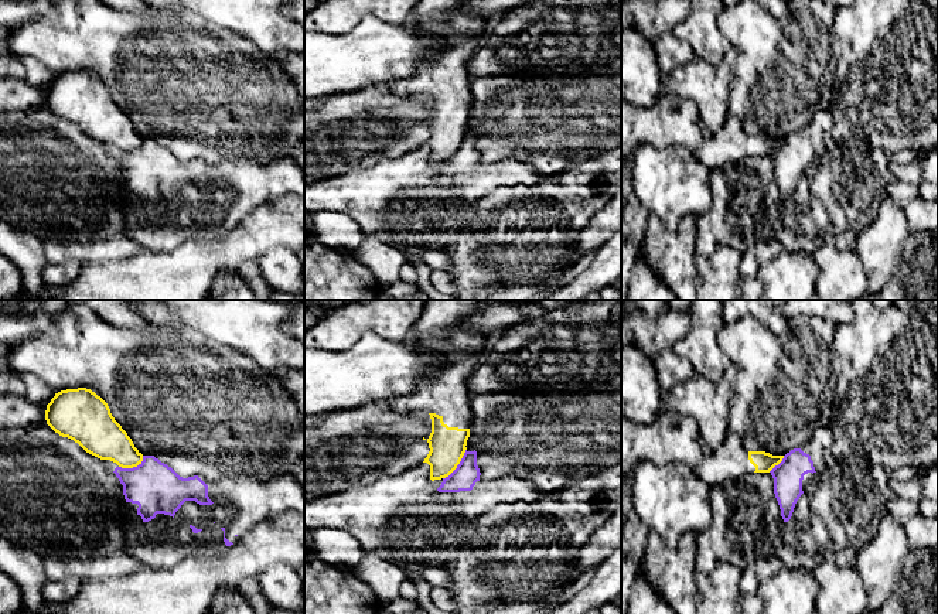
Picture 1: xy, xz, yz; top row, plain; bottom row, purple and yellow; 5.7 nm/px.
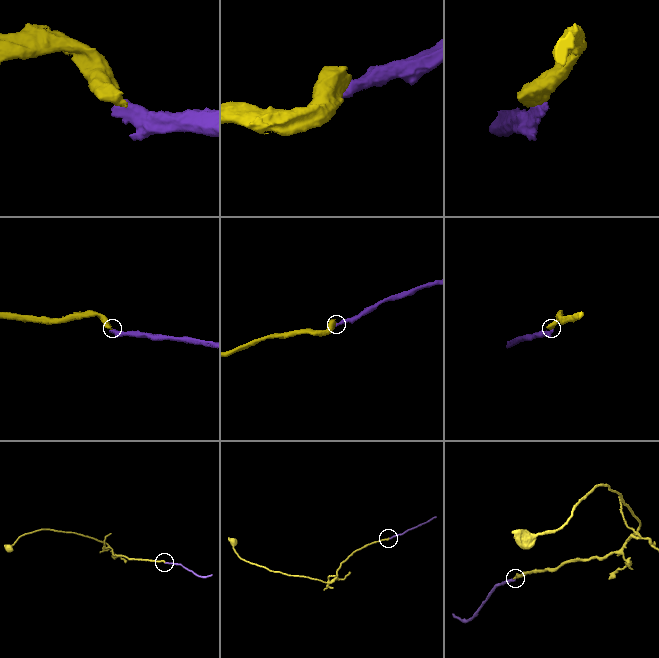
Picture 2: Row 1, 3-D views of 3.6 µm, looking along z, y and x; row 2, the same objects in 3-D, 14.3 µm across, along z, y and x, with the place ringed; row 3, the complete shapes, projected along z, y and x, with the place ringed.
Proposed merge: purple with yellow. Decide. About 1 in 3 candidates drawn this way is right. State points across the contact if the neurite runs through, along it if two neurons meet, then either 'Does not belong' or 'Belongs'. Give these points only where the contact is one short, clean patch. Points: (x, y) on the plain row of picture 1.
Boundary: xz (466, 132), (460, 146), (443, 161). Does not belong

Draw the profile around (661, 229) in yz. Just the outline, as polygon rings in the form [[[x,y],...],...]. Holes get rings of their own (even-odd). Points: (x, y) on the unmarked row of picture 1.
[[[648,214],[641,252],[676,300],[695,300],[697,216],[686,215],[671,232],[658,216]]]

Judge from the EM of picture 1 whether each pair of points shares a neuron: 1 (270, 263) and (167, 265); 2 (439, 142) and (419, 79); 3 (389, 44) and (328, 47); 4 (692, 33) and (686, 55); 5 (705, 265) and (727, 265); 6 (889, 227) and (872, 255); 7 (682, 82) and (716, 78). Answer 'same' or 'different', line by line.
1: different
2: same
3: same
4: different
5: same
6: same
7: same

